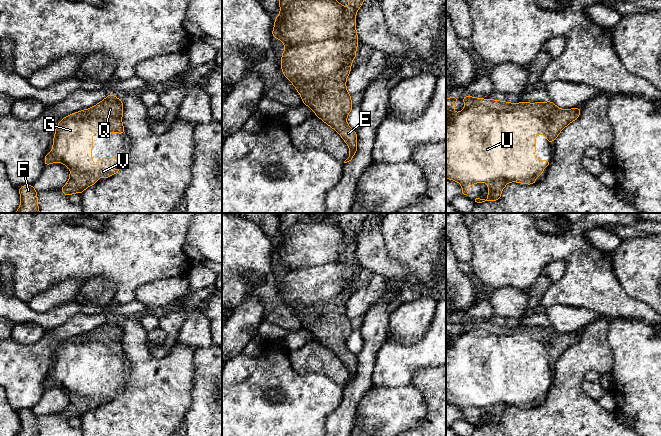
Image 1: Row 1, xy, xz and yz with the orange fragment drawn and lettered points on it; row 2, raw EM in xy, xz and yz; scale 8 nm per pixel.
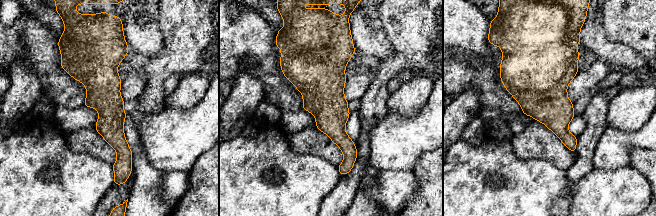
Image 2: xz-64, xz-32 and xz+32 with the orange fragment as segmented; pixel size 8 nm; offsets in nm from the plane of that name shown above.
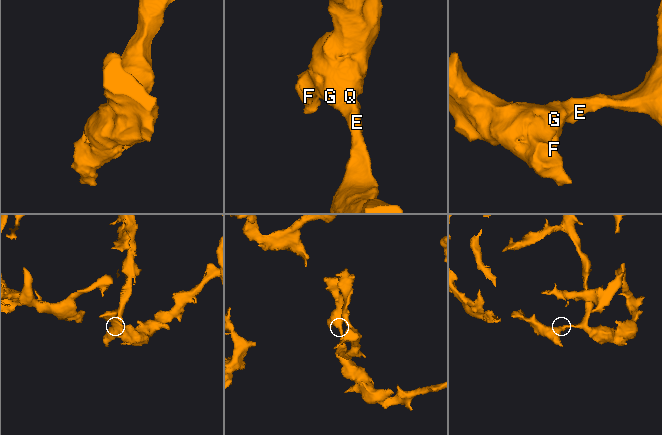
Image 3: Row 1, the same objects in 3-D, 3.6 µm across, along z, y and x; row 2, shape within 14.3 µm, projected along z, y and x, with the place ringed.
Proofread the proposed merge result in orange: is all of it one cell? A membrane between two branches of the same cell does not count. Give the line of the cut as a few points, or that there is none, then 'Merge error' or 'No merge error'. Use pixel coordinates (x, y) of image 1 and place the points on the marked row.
No split. No merge error

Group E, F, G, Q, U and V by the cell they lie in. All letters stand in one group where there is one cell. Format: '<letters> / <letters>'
E F G Q U V

